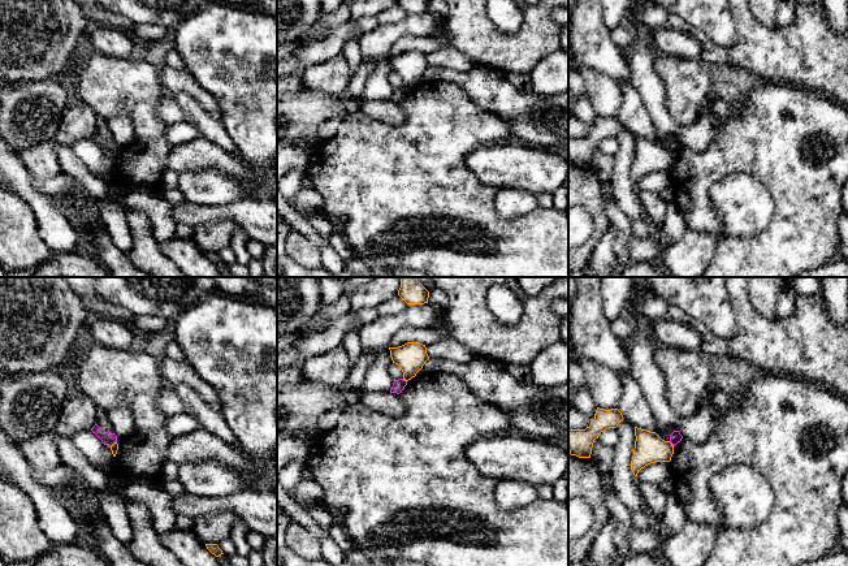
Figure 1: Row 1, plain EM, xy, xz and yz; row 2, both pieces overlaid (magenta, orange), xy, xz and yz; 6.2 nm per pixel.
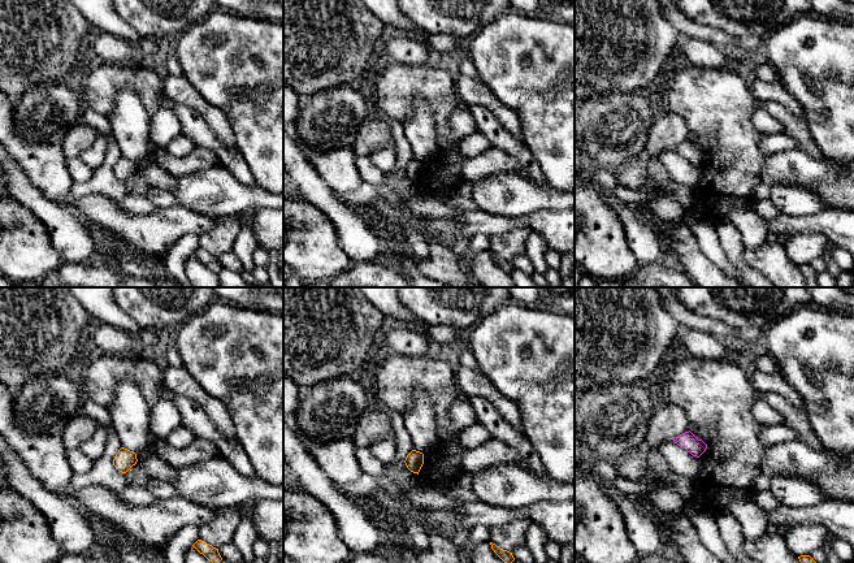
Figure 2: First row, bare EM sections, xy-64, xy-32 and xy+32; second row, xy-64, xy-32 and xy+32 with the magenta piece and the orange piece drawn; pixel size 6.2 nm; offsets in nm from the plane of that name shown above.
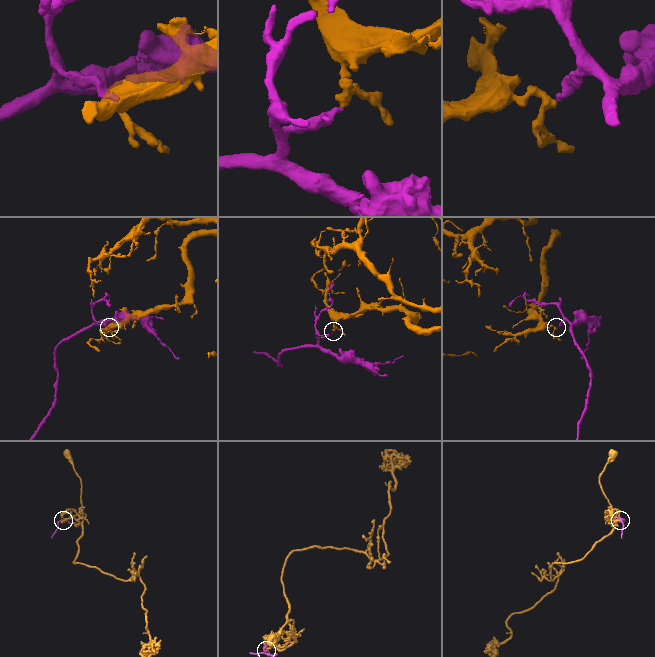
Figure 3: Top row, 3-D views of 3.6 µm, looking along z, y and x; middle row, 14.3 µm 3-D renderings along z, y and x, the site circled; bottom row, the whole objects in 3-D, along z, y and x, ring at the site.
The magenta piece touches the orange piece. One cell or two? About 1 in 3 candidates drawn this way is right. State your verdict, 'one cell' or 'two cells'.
two cells

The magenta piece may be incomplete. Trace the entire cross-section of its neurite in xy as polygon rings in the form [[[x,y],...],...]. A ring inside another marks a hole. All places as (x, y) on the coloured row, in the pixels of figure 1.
[[[95,424],[91,431],[101,440],[101,442],[107,446],[112,446],[114,442],[117,442],[117,436],[114,433],[108,433],[103,428],[100,428],[98,424]]]

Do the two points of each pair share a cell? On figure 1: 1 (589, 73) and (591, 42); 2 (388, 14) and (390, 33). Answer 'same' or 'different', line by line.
1: different
2: different

